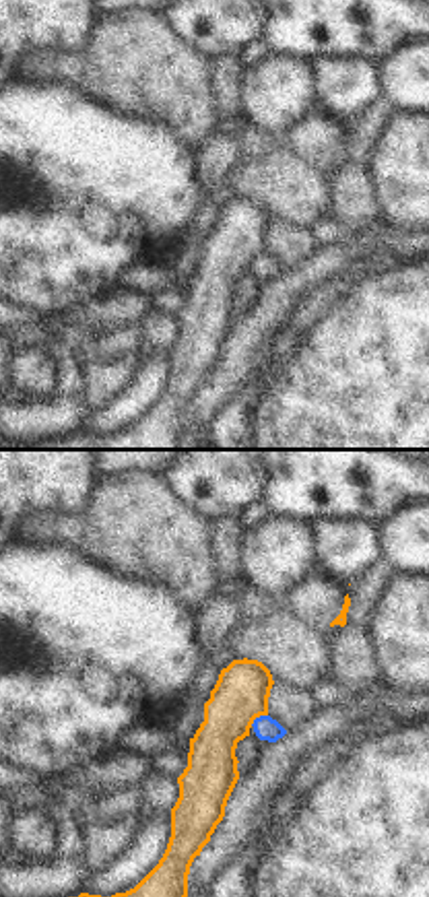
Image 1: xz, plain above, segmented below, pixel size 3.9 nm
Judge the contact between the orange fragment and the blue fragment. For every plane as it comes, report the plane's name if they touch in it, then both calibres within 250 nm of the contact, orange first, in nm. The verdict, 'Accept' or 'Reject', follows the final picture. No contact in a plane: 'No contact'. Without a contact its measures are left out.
Touches orange in xz. Thickness 220 nm (orange) against 90 nm.

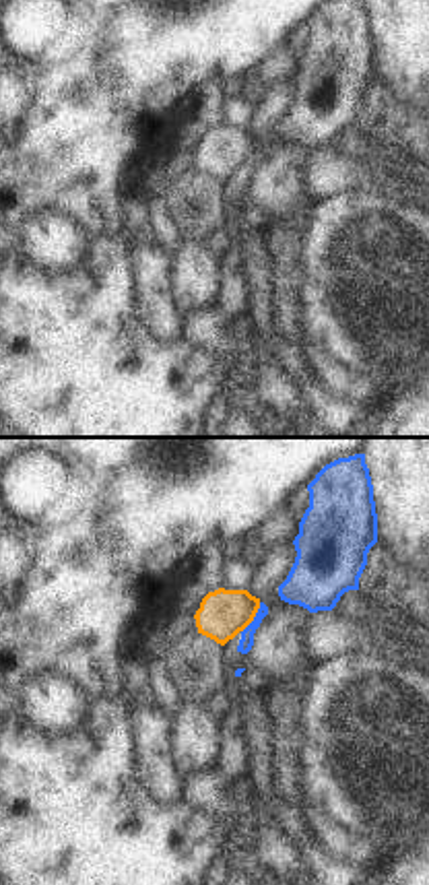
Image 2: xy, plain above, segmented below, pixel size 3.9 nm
Touches orange in xy. Thickness 190 nm (orange) against 60 nm.

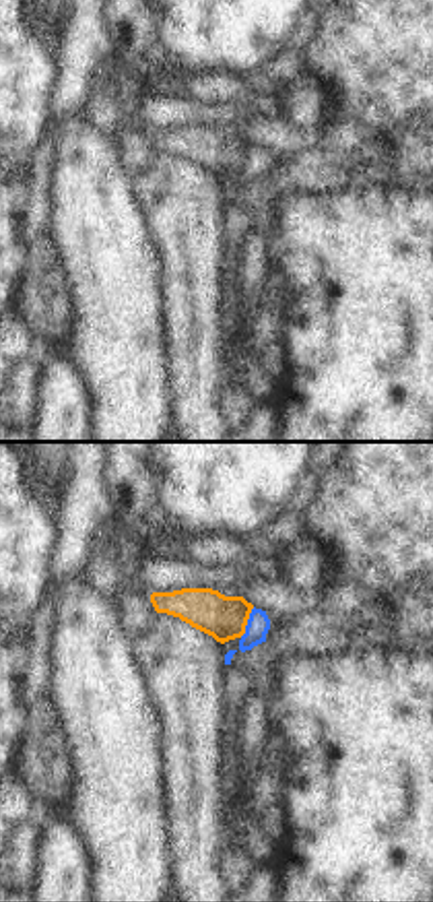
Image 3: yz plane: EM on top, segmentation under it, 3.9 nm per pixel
Touches orange in yz. Thickness 170 nm (orange) against 90 nm.

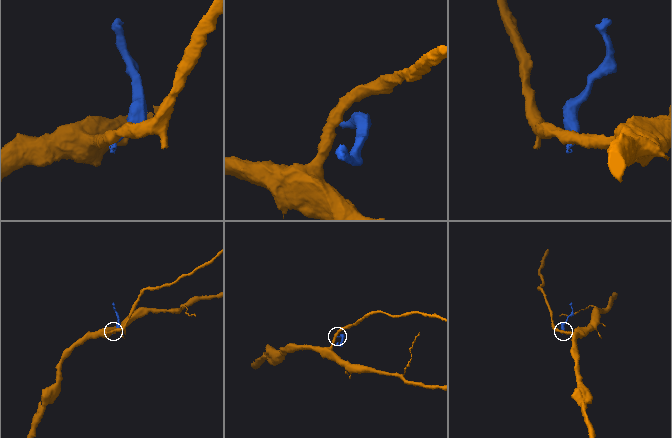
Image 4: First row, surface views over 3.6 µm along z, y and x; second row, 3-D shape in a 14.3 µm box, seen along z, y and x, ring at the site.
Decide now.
Reject.

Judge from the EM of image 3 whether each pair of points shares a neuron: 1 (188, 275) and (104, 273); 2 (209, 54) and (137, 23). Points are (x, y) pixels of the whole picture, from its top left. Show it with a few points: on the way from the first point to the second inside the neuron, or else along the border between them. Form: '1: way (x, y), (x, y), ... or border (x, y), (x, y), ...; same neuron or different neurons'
1: border (147, 230), (161, 263), (161, 325); different neurons
2: border (149, 21), (159, 60), (168, 69); different neurons

